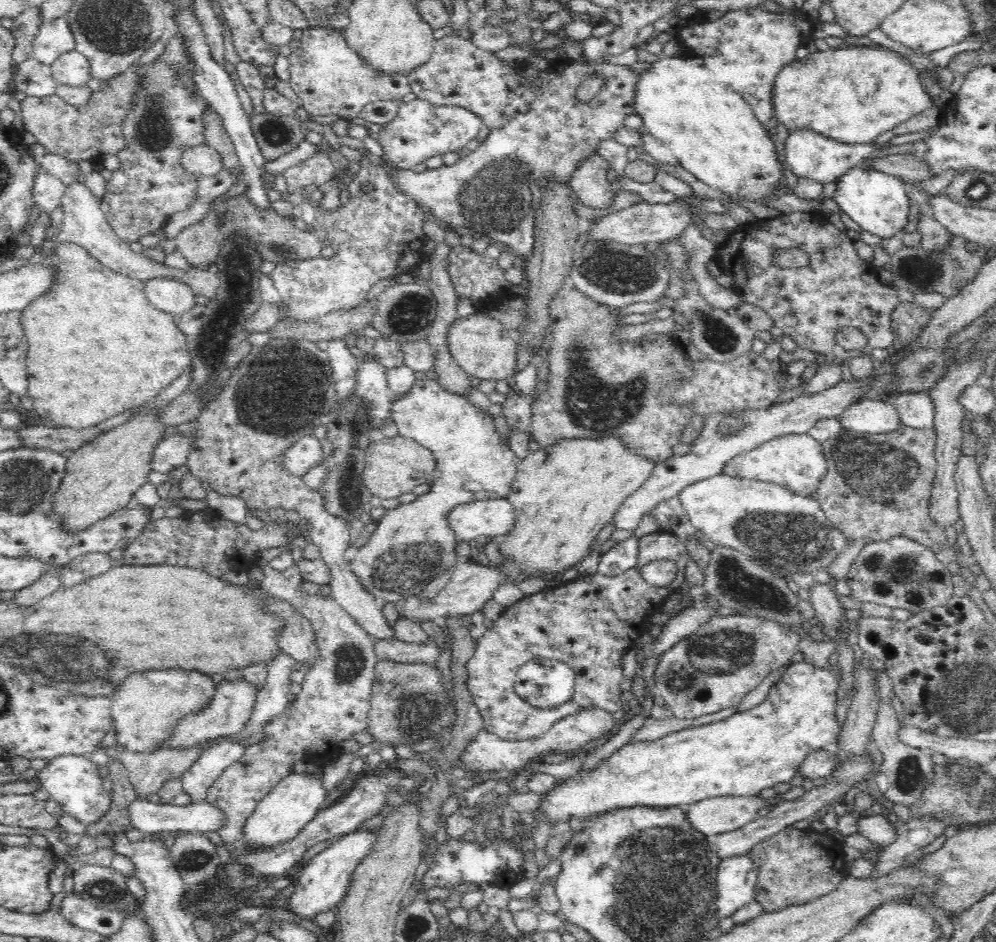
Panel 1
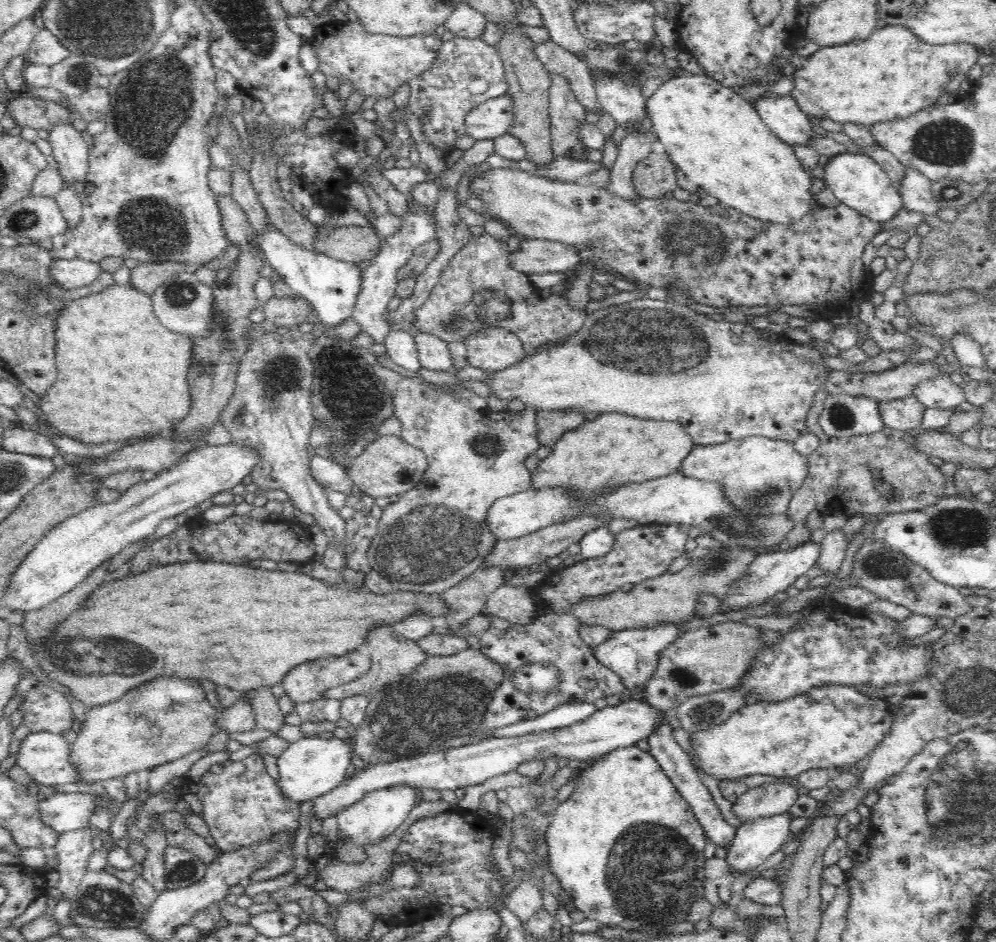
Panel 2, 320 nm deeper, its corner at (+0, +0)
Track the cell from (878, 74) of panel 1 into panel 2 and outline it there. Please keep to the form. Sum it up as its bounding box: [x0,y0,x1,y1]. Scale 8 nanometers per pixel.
[790,26,980,126]

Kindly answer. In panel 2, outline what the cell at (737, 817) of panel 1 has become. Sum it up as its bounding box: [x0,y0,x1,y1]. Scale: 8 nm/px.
[732,781,798,823]

